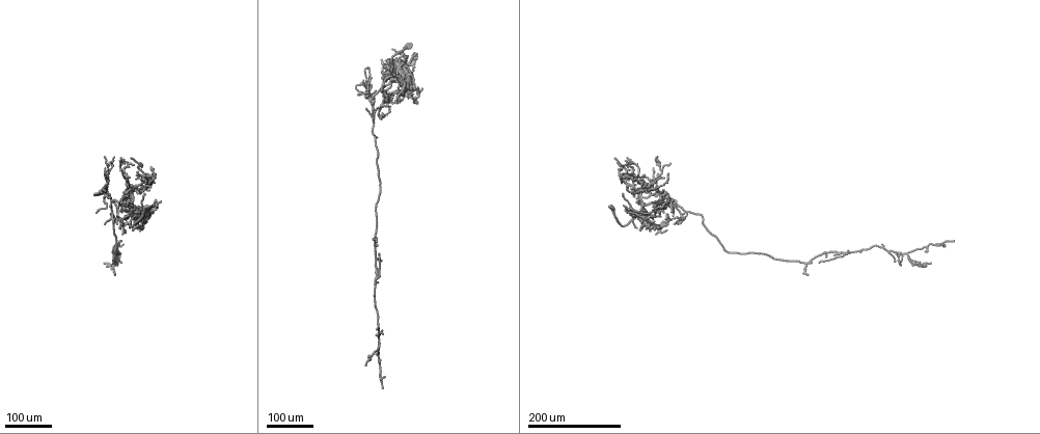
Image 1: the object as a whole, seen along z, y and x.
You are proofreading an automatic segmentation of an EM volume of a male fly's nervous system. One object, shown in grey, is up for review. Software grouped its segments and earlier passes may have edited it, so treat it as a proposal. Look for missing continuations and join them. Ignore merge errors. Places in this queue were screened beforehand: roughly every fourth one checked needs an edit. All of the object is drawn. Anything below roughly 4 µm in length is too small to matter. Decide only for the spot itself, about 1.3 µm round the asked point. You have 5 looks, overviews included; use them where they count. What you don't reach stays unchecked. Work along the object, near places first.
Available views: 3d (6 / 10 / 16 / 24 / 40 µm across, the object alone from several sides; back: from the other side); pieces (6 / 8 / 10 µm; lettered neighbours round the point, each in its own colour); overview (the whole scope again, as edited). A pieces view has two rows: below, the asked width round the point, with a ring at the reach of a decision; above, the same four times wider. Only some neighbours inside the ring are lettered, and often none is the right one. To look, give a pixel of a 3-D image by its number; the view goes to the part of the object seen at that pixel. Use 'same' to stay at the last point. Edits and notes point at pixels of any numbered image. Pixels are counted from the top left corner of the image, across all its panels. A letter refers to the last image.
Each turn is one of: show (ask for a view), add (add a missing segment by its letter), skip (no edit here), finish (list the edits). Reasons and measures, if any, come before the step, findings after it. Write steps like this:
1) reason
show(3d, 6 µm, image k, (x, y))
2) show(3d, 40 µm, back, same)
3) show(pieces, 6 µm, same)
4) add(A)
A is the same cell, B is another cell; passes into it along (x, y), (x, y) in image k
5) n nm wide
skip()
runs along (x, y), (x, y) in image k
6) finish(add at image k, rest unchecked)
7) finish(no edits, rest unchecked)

branch stops here
show(3d, 40 µm, image 1, (112, 157))

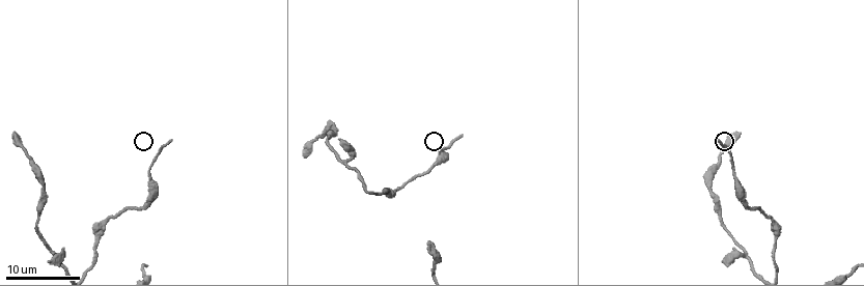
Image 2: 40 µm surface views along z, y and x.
show(pieces, 6 µm, image 2, (462, 134))

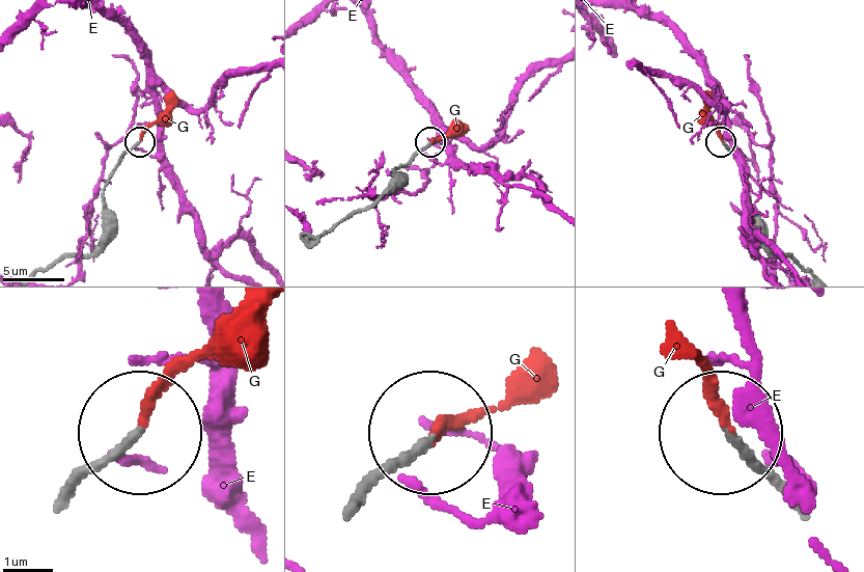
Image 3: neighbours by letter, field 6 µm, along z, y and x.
add(G)
G is the same cell, E is another cell; passes into it along (366, 493), (478, 418) in image 3; the neuron continues

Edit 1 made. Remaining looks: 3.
show(overview)

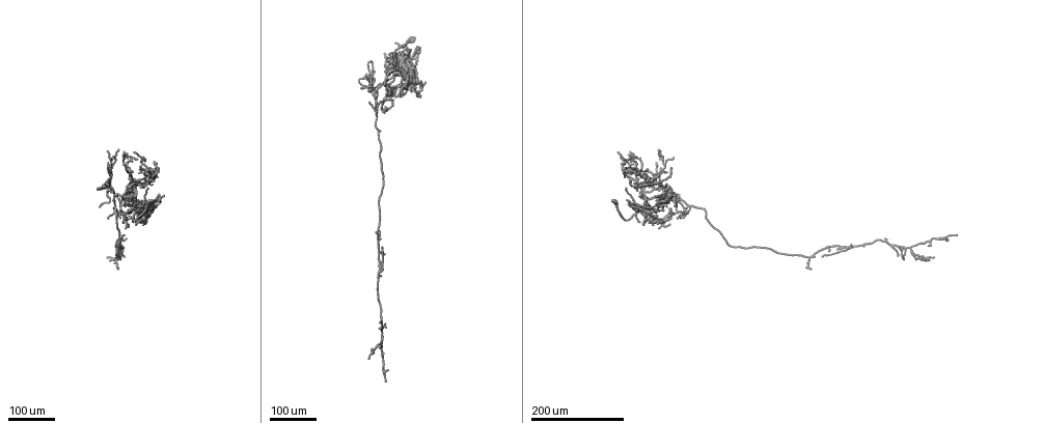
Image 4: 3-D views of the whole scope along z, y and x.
tapers out
show(3d, 24 µm, image 4, (625, 158))

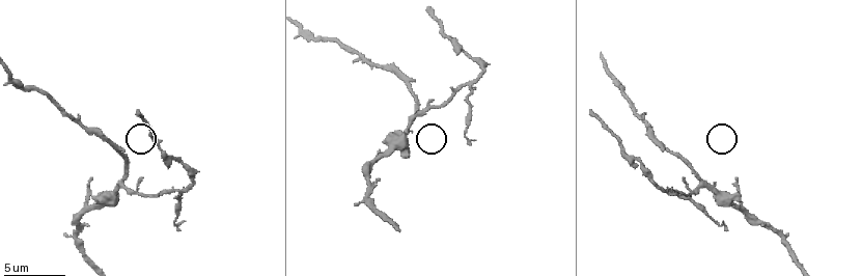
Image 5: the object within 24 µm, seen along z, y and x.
see the neighbours
show(pieces, 10 µm, image 5, (90, 177))

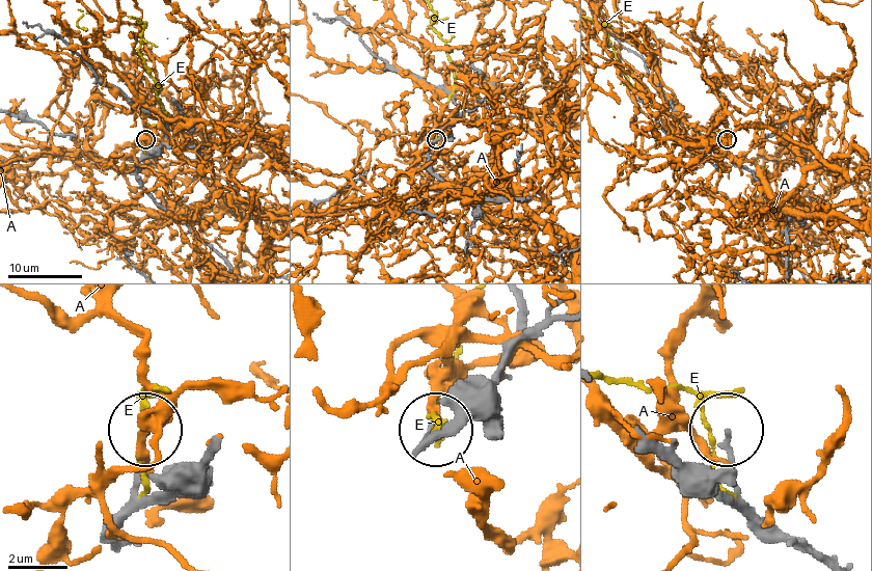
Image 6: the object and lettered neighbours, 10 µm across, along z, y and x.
skip()
A and E are other cells; no lettered segment goes on from it

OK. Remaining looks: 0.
finish(add at image 3, rest unchecked)

